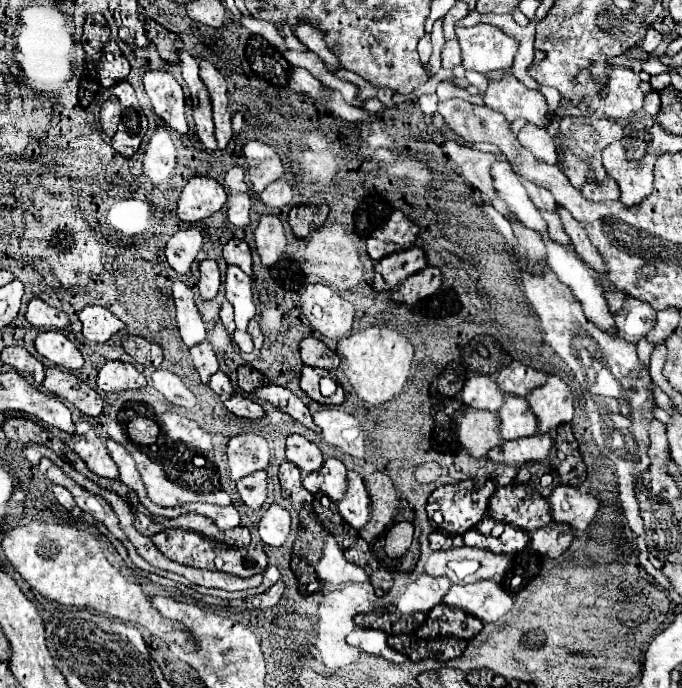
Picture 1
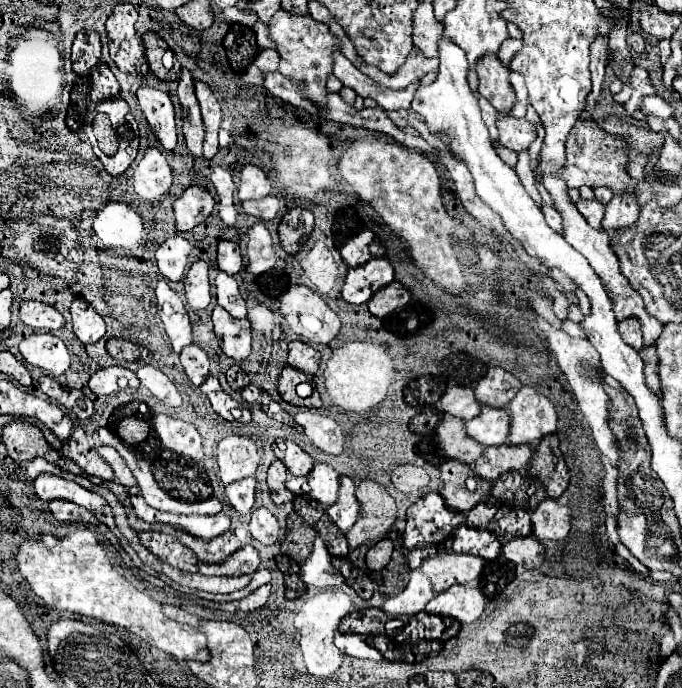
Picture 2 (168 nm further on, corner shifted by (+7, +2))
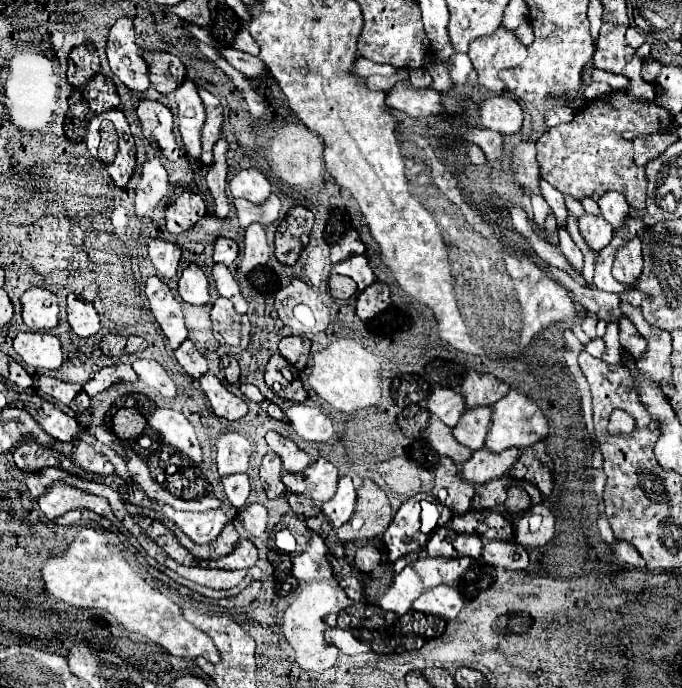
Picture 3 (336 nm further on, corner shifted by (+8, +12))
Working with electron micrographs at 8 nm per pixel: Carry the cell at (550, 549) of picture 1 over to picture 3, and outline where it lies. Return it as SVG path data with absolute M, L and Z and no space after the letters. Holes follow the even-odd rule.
M484 540L480 558L490 566L502 566L508 570L522 570L528 566L528 552L516 548L510 540Z

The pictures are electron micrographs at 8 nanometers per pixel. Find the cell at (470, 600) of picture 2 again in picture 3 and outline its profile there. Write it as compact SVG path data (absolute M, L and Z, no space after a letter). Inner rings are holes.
M442 584L436 588L424 590L420 598L414 600L414 610L424 612L424 614L434 614L446 622L452 622L464 608L464 602L466 600L456 586Z

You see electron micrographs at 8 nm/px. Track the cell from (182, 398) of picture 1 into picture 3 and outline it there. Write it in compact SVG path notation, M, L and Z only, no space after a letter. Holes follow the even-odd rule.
M136 360L132 364L132 368L144 384L158 390L162 396L166 396L166 398L176 396L176 386L174 386L172 378L168 376L168 372L156 360Z

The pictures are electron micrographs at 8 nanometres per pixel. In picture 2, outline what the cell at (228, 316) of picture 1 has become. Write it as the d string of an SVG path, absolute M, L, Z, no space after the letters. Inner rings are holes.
M221 306L213 308L213 324L219 346L233 360L243 360L251 352L251 326L249 320L231 318Z

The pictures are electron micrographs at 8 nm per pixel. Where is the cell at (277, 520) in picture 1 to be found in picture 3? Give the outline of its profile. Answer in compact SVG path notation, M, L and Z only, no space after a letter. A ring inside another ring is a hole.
M250 504L244 512L242 512L242 522L244 528L252 534L252 536L262 536L268 528L268 512L262 504Z

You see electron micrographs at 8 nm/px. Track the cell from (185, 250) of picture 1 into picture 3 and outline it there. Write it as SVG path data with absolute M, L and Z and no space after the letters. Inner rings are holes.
M152 240L148 244L148 258L154 264L160 278L170 280L178 272L180 266L180 248L174 242Z

